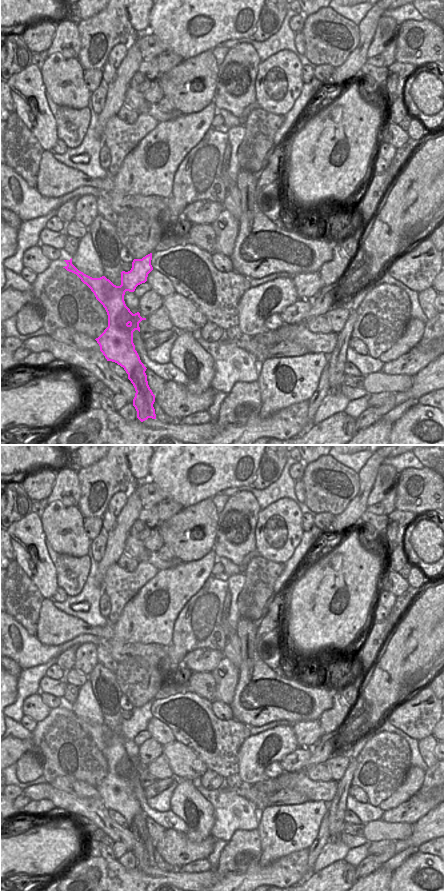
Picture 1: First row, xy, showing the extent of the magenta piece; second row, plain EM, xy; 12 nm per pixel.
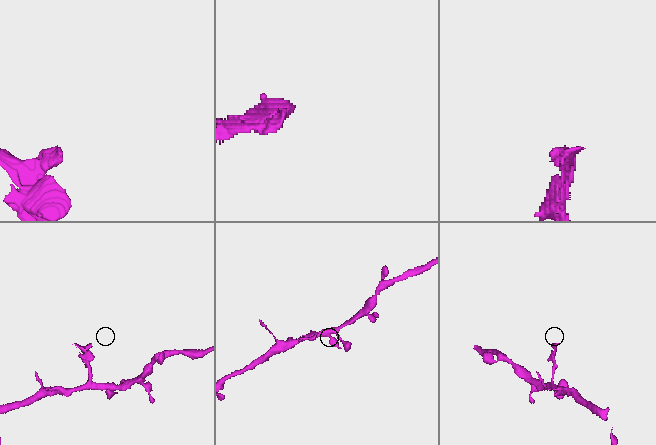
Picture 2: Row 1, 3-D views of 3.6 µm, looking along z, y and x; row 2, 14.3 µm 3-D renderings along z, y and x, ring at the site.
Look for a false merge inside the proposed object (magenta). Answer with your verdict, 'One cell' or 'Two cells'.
Two cells

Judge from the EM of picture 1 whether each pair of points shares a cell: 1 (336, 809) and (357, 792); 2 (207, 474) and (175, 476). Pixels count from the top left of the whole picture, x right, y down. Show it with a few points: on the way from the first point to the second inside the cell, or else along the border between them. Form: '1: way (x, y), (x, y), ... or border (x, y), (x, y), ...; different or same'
1: border (351, 786), (348, 794); different
2: way (199, 474), (183, 474); same

